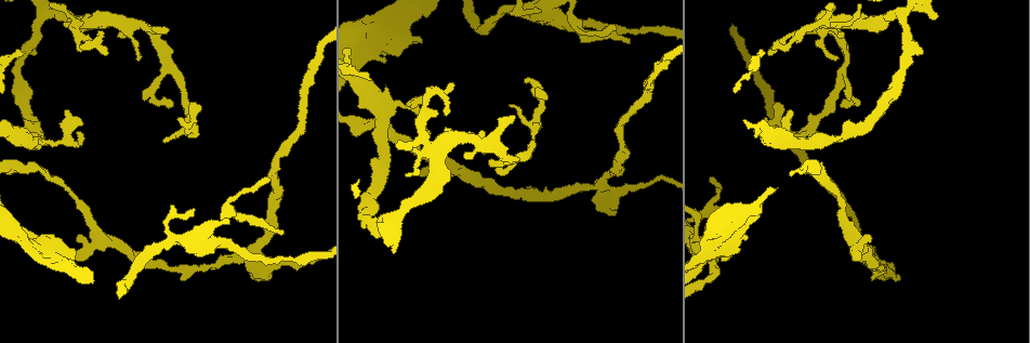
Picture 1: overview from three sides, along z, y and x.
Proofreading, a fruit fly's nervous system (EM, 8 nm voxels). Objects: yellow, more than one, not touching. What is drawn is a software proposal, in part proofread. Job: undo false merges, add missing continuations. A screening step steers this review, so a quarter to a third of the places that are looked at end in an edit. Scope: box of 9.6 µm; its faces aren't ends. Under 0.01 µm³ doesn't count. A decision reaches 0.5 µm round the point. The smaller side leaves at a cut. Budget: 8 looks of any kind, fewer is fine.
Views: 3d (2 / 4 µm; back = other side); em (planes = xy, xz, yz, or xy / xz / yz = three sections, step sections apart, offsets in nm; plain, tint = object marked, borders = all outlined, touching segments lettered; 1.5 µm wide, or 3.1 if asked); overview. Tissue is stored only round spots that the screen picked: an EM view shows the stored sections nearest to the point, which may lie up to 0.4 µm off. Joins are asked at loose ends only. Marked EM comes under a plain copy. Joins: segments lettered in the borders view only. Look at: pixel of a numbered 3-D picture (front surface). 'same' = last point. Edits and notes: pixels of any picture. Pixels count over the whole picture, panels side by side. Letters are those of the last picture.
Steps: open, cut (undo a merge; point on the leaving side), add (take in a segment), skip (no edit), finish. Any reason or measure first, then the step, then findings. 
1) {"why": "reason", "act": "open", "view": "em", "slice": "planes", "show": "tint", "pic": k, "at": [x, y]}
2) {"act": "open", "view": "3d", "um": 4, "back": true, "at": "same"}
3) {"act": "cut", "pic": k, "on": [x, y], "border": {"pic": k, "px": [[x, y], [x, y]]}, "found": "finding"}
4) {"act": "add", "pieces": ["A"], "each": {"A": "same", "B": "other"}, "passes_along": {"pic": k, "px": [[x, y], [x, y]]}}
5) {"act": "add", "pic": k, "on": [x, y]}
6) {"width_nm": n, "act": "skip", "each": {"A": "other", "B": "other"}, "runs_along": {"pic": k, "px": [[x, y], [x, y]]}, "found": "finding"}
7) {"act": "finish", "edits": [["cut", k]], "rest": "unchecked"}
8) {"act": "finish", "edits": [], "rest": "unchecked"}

{"why": "free end", "act": "open", "view": "3d", "um": 4, "pic": 1, "at": [763, 52]}

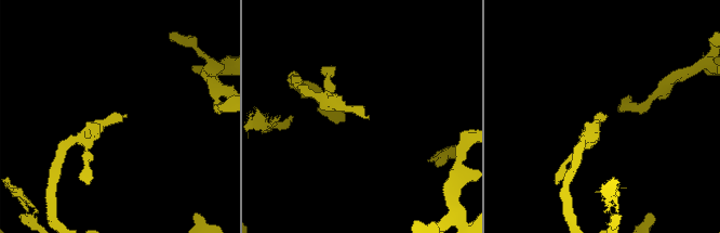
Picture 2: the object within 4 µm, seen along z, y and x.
{"why": "need the tissue", "act": "open", "view": "em", "slice": "planes", "show": "borders", "pic": 2, "at": [605, 116]}

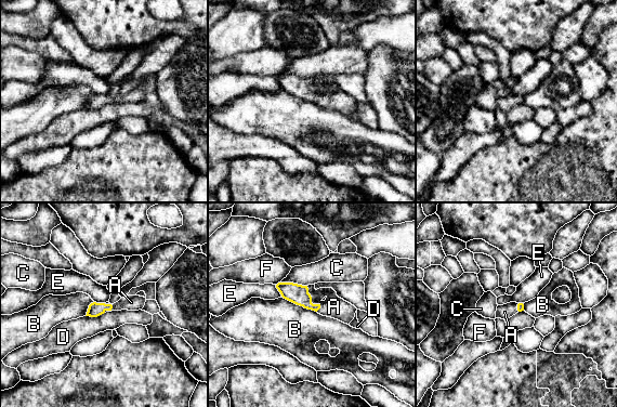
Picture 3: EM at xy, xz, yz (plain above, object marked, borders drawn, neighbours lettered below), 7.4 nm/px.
{"act": "add", "pieces": ["A"], "each": {"A": "same", "B": "other", "C": "other", "D": "other", "E": "other", "F": "other"}, "passes_along": {"pic": 3, "px": [[299, 294], [311, 301], [333, 306]]}, "found": "the neuron continues"}

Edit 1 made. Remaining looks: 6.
{"why": "see it whole again", "act": "open", "view": "overview"}

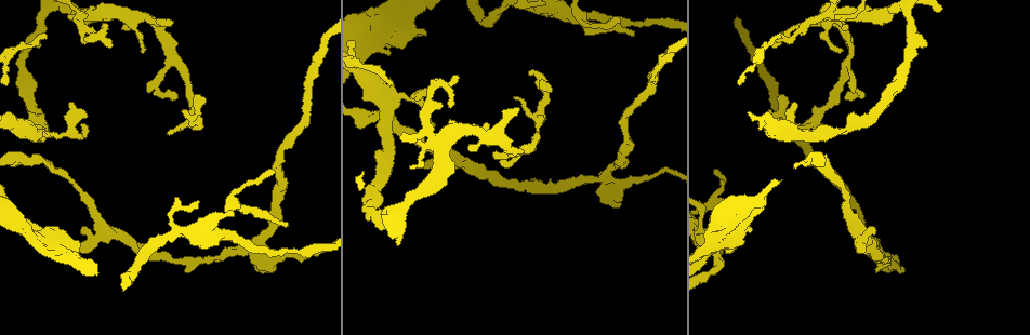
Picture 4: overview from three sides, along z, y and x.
{"why": "branch point", "act": "open", "view": "3d", "um": 4, "pic": 4, "at": [491, 139]}

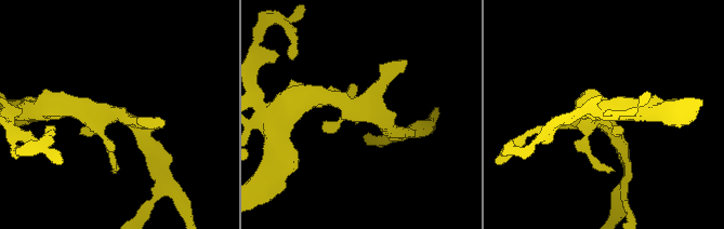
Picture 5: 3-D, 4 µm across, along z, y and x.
{"act": "open", "view": "em", "slice": "planes", "show": "borders", "pic": 5, "at": [116, 116]}

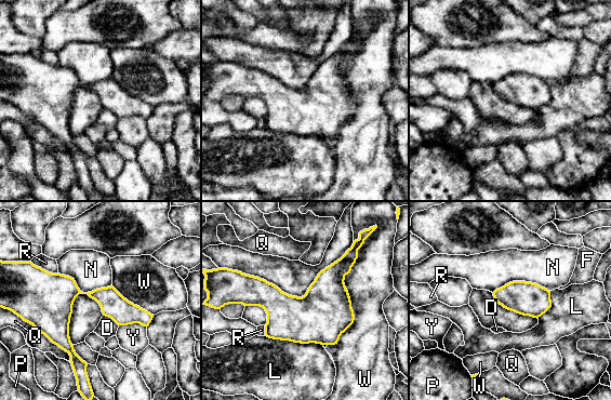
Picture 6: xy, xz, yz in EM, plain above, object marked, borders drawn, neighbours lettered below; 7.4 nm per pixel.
{"act": "skip", "each": {"D": "other", "F": "other", "L": "other", "N": "other", "P": "other", "Q": "other", "R": "other", "W": "other", "Y": "other"}, "runs_along": {"pic": 6, "px": [[40, 312], [82, 292], [149, 317]]}, "found": "all the same neuron"}

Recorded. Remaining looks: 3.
{"act": "open", "view": "3d", "um": 4, "pic": 4, "at": [789, 103]}

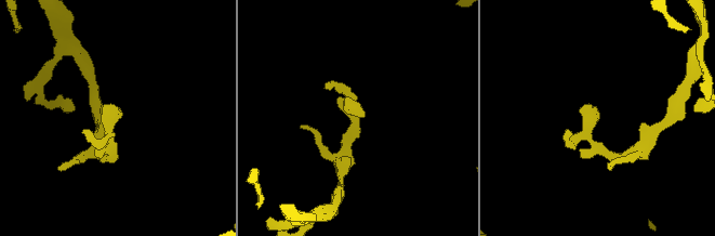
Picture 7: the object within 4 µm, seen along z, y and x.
{"act": "open", "view": "em", "slice": "xy", "step": 4, "show": "borders", "pic": 7, "at": [596, 115]}

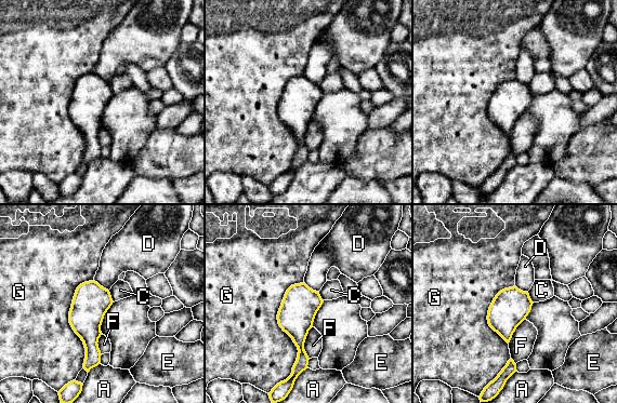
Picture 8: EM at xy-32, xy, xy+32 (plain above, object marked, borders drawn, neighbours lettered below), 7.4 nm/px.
{"act": "open", "view": "em", "slice": "planes", "show": "borders", "at": "same"}

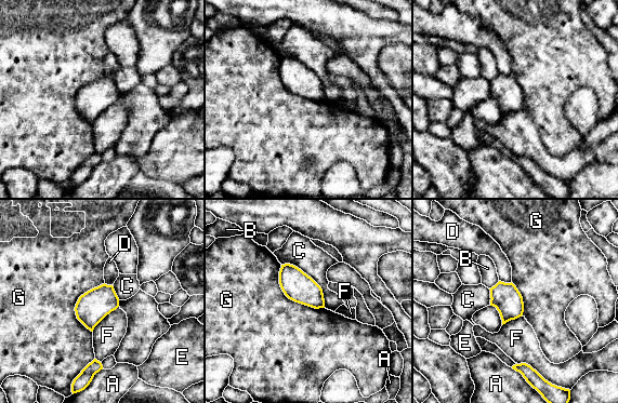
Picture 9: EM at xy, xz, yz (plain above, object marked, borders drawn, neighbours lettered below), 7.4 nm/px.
{"act": "skip", "each": {"A": "other", "B": "other", "C": "other", "D": "other", "E": "other", "F": "other", "G": "other"}, "border": {"pic": 9, "px": [[280, 265], [281, 291], [324, 308]]}, "found": "none of them fits"}

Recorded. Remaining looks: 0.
{"act": "finish", "edits": [["add", 3]], "rest": "unchecked"}

